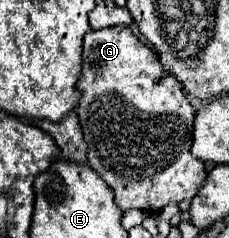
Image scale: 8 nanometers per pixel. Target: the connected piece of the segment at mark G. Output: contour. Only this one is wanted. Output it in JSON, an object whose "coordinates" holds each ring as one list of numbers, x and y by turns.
{"coordinates":[[130,27,90,29,84,35,82,73,76,89,80,91,76,113,88,143,86,161,114,191,114,201,122,211,142,209,158,213,172,201,194,197,206,177,204,163,190,153,194,109,182,93,182,85,164,69,158,55,132,35]]}

